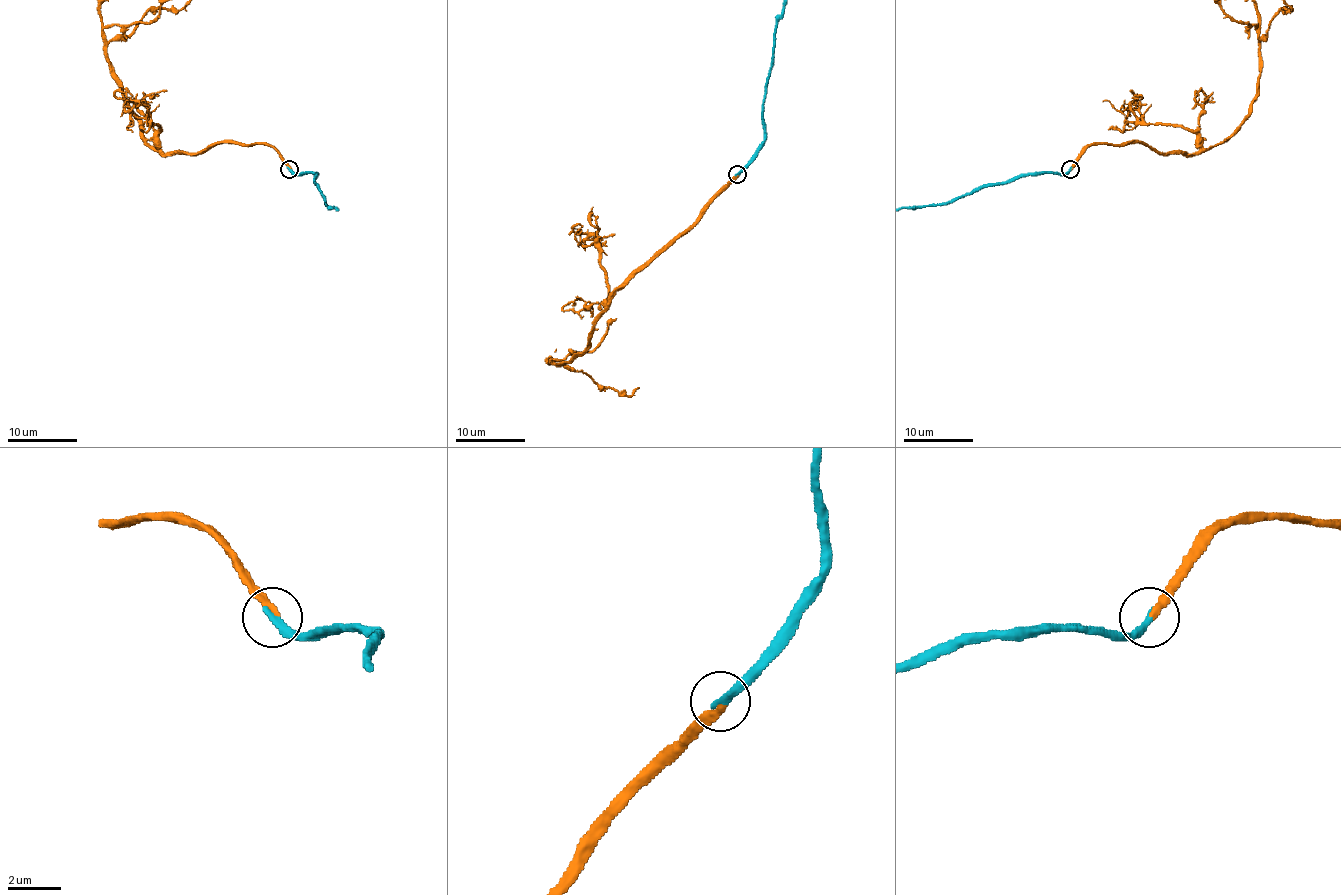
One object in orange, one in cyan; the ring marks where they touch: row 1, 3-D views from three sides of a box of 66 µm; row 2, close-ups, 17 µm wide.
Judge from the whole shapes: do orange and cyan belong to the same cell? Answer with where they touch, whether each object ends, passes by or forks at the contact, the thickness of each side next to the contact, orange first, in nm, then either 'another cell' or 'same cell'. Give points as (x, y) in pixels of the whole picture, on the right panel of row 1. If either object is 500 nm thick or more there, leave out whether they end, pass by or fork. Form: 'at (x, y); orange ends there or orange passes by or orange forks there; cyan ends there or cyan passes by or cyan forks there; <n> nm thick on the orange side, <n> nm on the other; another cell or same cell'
at (1070, 169); orange ends there; cyan ends there; 300 nm thick on the orange side, 320 nm on the other; same cell

